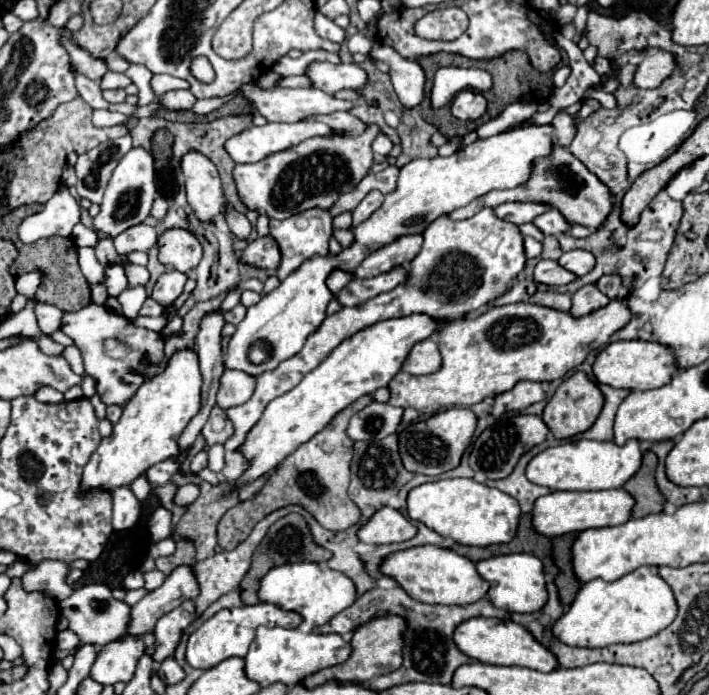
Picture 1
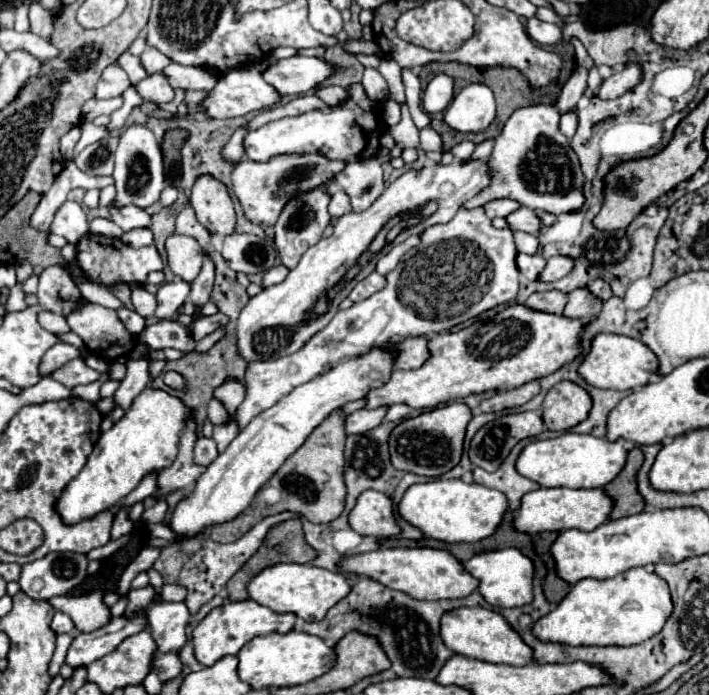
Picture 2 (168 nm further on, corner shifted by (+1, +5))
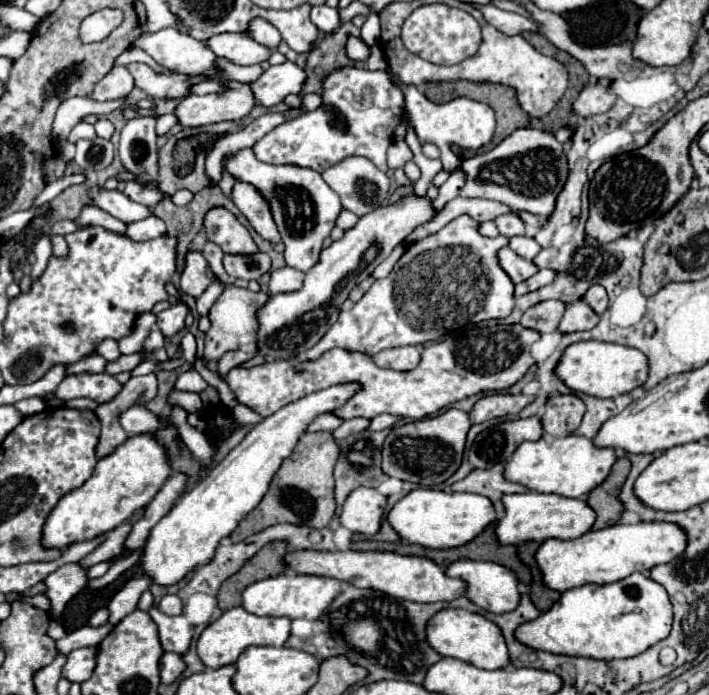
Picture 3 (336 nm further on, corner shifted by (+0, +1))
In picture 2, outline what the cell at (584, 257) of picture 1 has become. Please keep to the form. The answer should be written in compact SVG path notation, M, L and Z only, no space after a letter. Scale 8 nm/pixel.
M557 255L557 257L547 259L547 267L539 275L539 279L541 281L557 281L557 279L565 277L571 269L573 269L573 259L565 257L565 255Z

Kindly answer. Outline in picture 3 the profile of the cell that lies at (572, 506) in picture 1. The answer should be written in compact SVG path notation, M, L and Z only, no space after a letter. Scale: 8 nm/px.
M528 491L522 495L502 497L504 517L496 521L496 537L502 545L520 545L526 541L546 541L546 539L576 539L592 529L596 513L584 499L568 499L562 495L544 495Z

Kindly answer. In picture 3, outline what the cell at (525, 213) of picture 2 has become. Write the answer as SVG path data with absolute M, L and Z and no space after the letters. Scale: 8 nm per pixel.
M506 213L506 215L502 215L502 217L496 217L494 223L496 223L500 235L504 235L504 237L508 237L508 239L510 239L510 237L516 237L516 235L524 235L524 223L522 223L520 217L514 215L514 213Z

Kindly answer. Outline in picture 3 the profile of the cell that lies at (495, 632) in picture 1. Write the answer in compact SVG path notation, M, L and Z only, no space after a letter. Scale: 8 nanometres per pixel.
M442 609L426 625L428 645L442 657L454 657L466 663L476 665L478 669L502 669L510 665L508 649L502 637L502 631L478 613L466 609Z

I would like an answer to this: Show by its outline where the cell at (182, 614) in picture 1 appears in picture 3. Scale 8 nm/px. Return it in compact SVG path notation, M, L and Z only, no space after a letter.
M156 605L148 613L158 627L158 637L160 637L162 649L184 655L192 643L192 625L188 623L188 619L184 615L168 617L168 615L160 613Z

